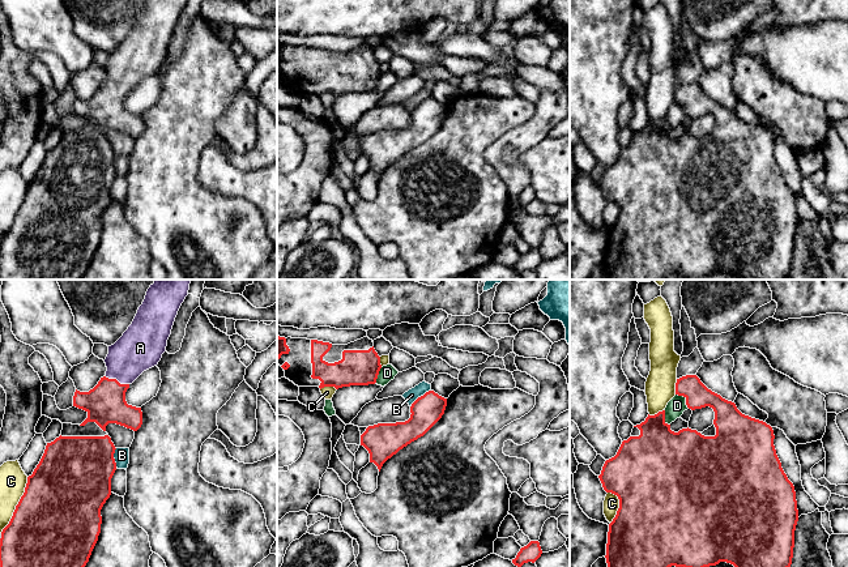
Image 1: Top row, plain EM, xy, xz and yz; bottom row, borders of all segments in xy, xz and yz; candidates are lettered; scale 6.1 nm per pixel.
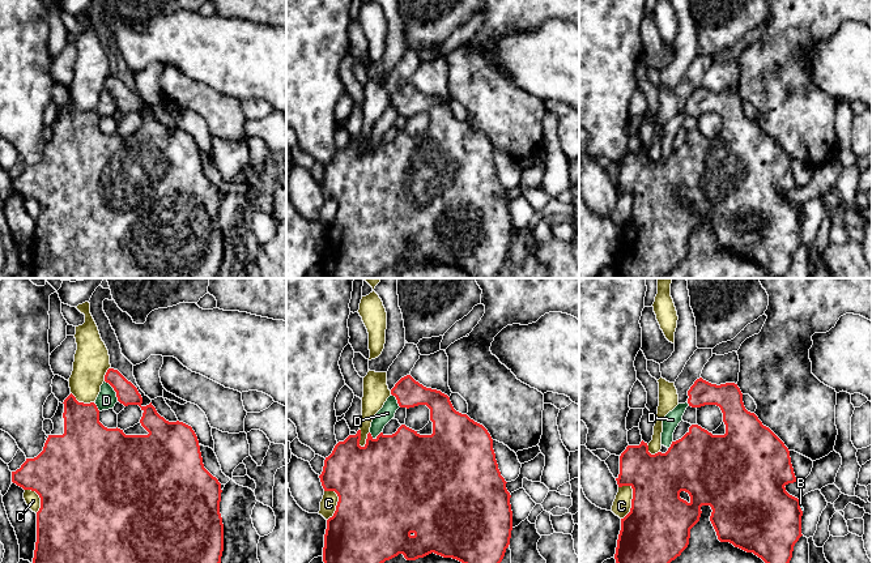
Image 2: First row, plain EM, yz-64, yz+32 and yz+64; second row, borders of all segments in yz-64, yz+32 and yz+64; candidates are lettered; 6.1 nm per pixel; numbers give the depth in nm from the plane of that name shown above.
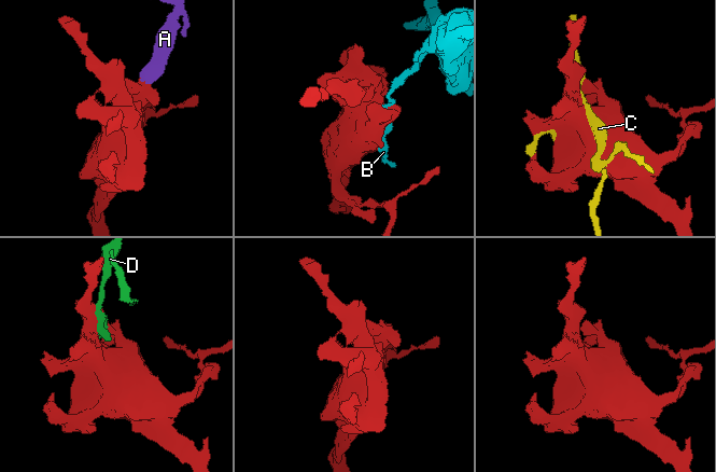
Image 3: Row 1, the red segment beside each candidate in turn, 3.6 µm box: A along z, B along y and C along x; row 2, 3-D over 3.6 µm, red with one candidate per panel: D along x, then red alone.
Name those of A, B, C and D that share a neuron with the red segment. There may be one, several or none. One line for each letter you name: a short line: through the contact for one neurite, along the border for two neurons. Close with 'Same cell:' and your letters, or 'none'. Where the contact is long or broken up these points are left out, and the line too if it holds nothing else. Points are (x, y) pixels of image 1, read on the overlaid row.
A: Line: xy (105, 404), (115, 379), (124, 363), (140, 348)
Same cell: A

